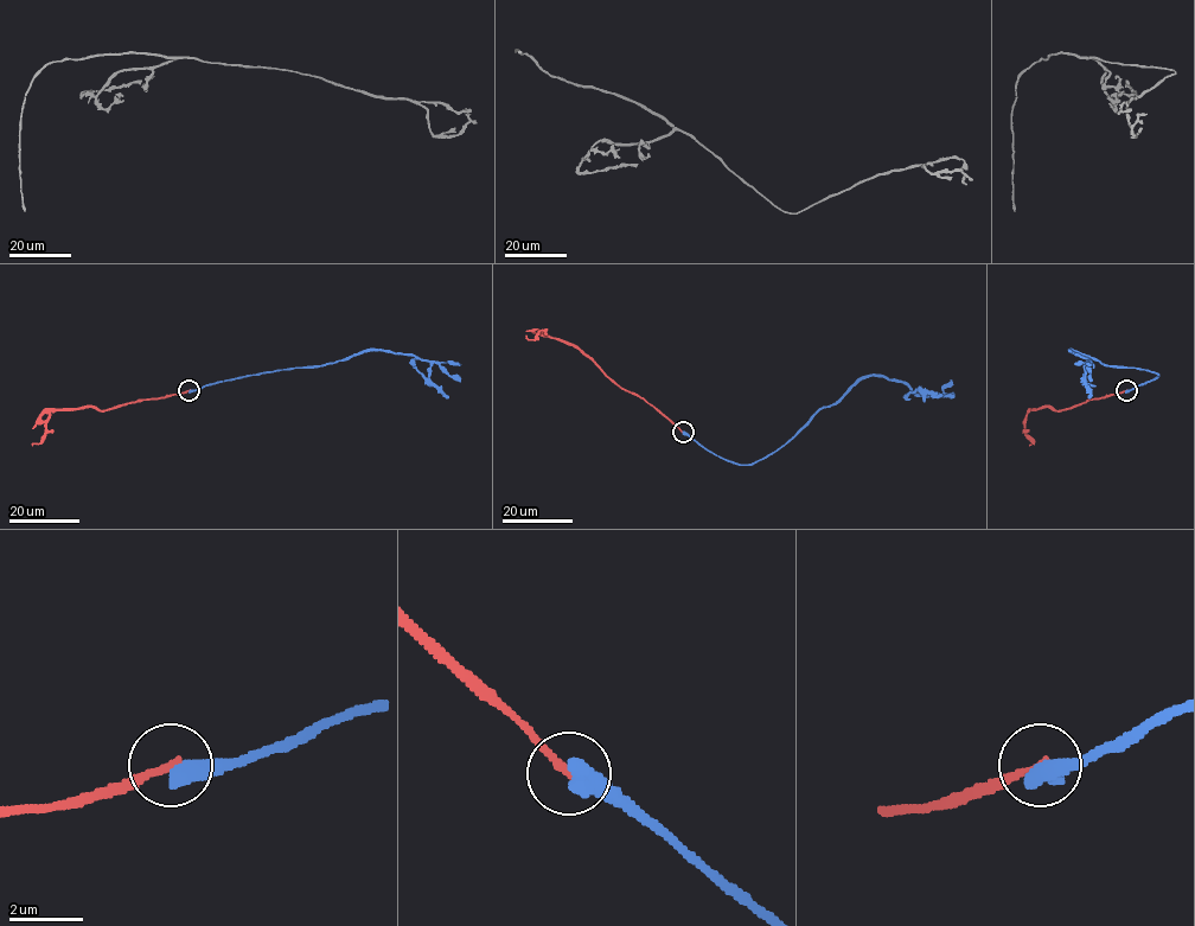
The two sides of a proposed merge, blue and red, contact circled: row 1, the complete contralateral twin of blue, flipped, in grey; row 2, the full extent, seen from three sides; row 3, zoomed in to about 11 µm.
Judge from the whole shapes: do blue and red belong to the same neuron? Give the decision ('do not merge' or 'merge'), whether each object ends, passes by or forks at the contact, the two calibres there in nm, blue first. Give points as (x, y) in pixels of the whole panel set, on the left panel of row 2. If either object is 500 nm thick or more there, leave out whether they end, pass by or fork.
do not merge | 600/240 nm

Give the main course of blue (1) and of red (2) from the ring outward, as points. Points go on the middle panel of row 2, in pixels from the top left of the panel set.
1: (683, 433), (716, 455), (752, 465), (869, 376), (903, 381), (915, 394), (941, 395)
2: (683, 433), (641, 397), (615, 384), (577, 349), (540, 331), (534, 340), (525, 334)

